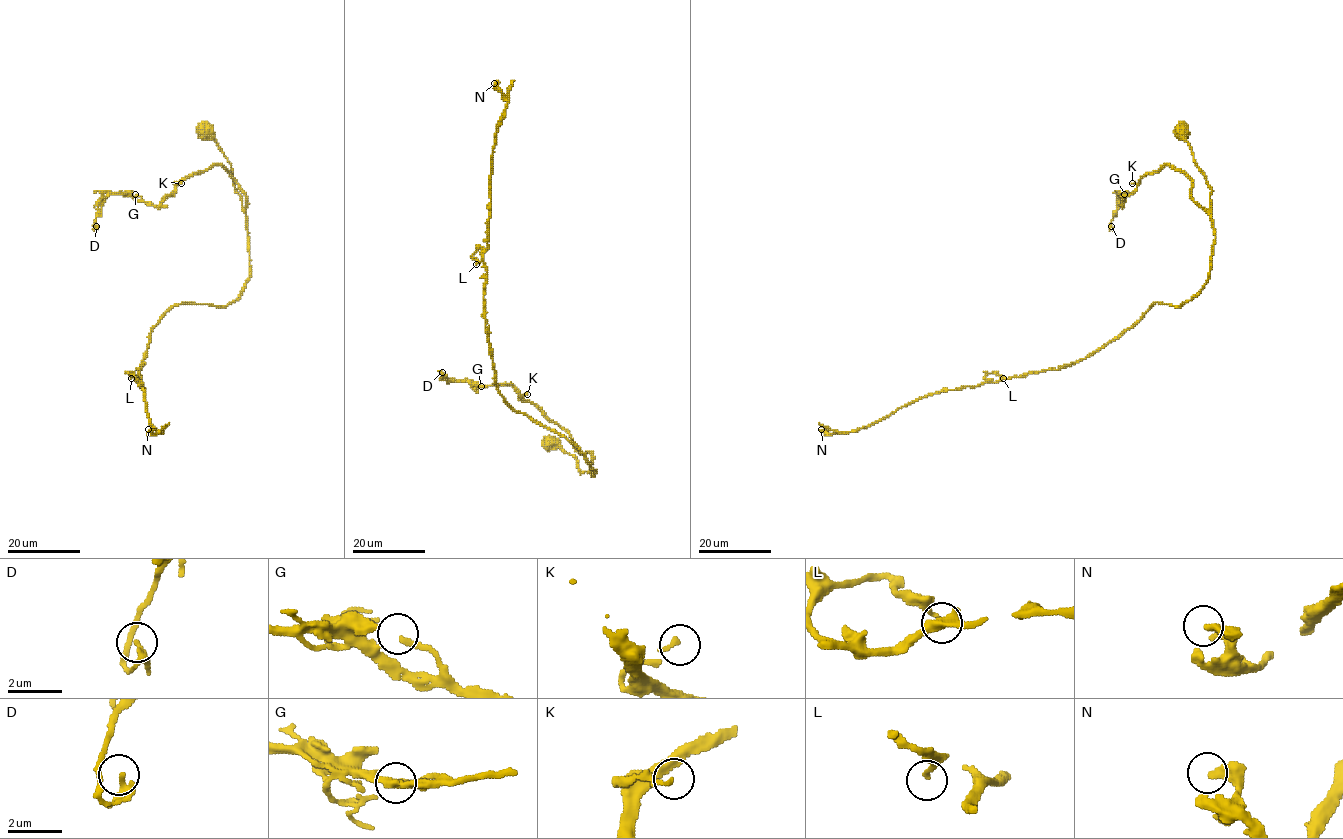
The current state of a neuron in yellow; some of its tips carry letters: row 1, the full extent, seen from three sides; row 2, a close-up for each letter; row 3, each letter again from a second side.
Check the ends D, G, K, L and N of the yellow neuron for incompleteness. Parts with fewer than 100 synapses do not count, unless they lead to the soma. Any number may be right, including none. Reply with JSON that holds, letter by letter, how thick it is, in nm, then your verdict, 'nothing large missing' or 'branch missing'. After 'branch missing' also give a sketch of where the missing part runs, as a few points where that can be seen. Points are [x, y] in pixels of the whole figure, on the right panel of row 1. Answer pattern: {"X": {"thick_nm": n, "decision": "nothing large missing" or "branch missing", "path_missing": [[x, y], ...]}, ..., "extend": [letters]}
{"D": {"thick_nm": 190, "decision": "nothing large missing"}, "G": {"thick_nm": 190, "decision": "nothing large missing"}, "K": {"thick_nm": 150, "decision": "nothing large missing"}, "L": {"thick_nm": 180, "decision": "nothing large missing"}, "N": {"thick_nm": 320, "decision": "nothing large missing"}, "extend": []}

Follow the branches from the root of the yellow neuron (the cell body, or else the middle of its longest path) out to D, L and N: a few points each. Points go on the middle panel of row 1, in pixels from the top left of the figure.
D: (551, 441), (590, 471), (591, 453), (510, 384), (448, 381), (442, 372)
L: (551, 441), (595, 474), (574, 444), (498, 391), (481, 247), (476, 264)
N: (551, 441), (595, 474), (574, 444), (517, 412), (497, 389), (483, 260), (491, 157), (507, 103), (494, 83)

